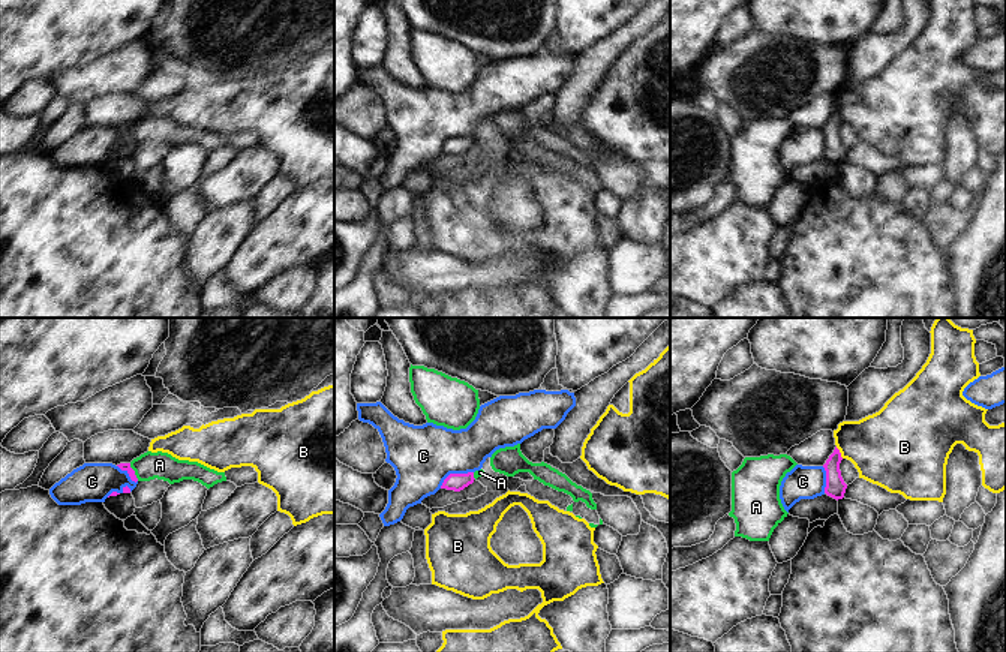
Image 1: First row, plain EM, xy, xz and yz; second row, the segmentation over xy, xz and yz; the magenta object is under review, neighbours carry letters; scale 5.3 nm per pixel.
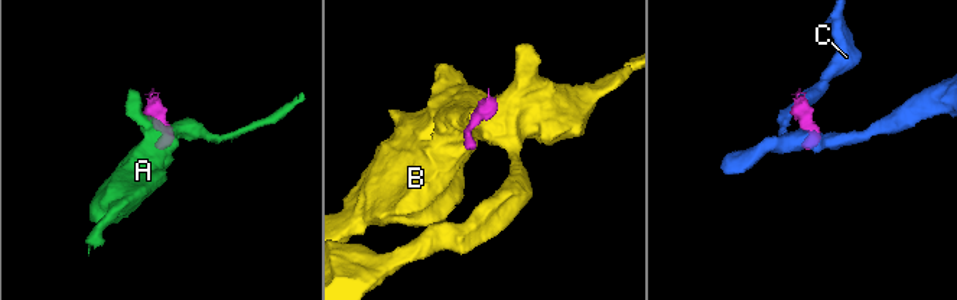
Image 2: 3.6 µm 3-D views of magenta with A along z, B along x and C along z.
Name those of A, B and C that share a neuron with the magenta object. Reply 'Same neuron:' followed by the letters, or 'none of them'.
Same neuron: none of them

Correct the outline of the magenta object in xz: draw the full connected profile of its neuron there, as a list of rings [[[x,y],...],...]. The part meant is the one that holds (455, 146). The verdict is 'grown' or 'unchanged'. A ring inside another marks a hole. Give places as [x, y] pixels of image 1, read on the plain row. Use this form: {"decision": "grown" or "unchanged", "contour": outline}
{"decision": "unchanged", "contour": [[[468,136],[468,138],[450,138],[441,153],[447,153],[447,154],[454,154],[454,156],[460,156],[465,151],[468,151],[469,148],[474,147],[474,136]]]}

